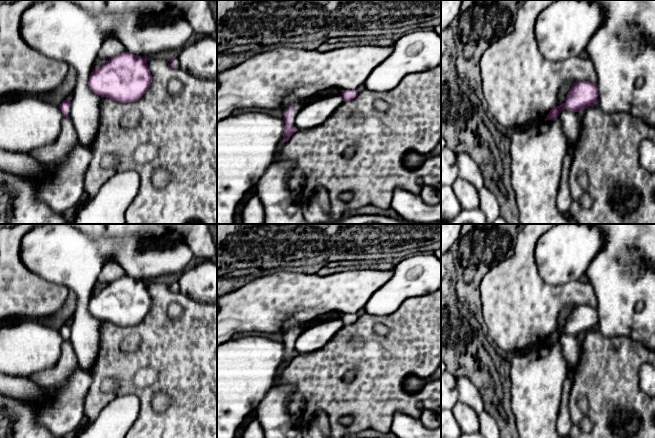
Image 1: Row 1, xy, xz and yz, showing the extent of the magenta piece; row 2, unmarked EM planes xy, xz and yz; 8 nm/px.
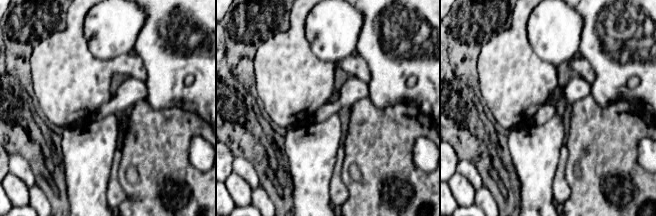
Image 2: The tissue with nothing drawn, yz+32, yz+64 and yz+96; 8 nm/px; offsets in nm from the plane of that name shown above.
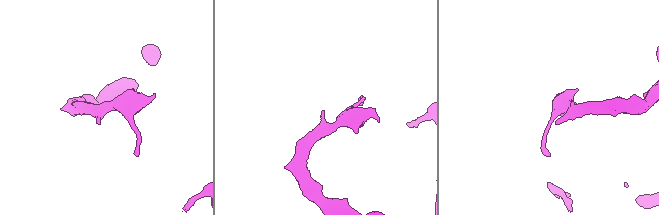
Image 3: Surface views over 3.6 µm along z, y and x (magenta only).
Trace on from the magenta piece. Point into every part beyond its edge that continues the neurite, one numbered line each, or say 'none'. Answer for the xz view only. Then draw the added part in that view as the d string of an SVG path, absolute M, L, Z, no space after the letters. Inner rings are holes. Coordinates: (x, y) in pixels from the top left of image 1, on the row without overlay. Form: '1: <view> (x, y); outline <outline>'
1: xz (298, 328); outline M296 323L294 327L291 329L292 330L292 348L295 352L296 355L299 353L295 349L295 342L298 338L298 336L305 330L307 329L312 323Z

